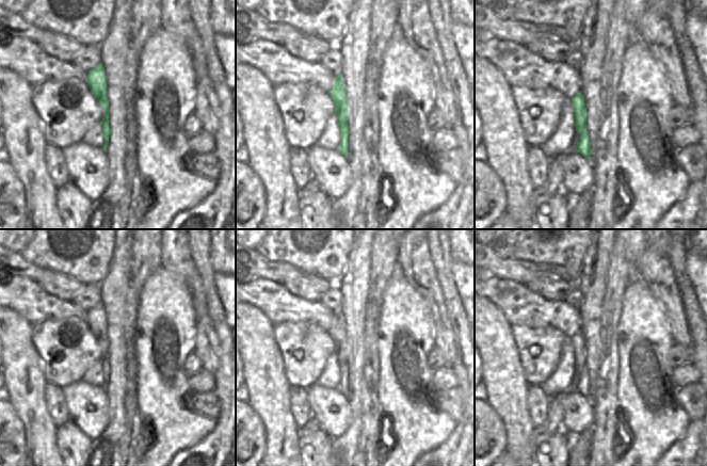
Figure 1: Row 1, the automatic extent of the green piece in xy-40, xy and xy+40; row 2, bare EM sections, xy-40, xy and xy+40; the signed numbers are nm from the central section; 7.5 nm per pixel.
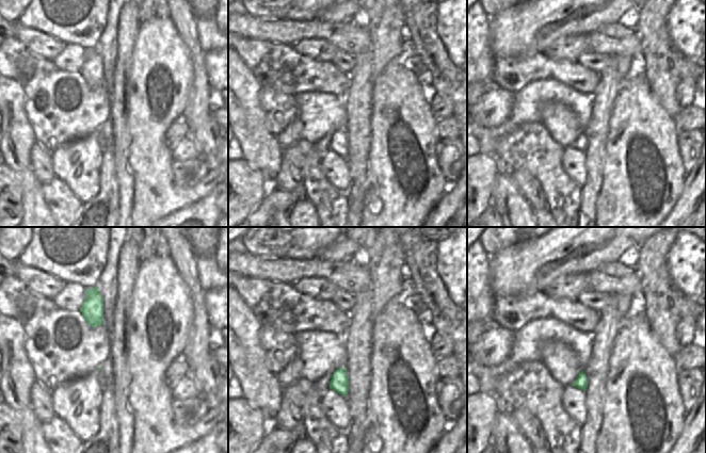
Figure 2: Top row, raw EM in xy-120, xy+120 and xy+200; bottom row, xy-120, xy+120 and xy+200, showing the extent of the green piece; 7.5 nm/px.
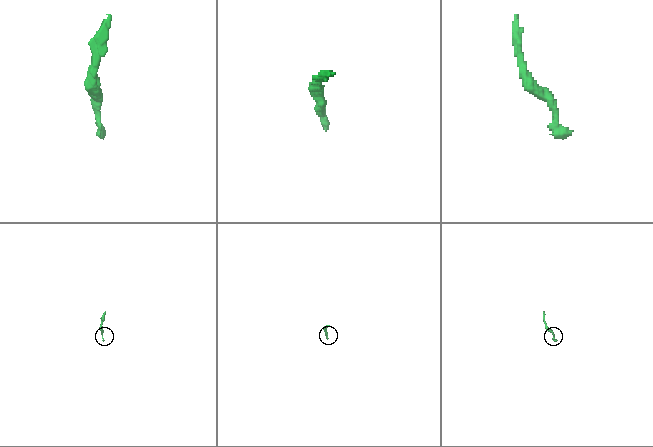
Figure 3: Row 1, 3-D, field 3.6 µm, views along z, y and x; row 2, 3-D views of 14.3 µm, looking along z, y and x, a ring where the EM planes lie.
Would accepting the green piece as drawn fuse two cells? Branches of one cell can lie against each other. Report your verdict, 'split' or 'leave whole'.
leave whole

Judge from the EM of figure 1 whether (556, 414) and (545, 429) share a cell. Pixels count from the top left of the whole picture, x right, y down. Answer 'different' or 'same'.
same

